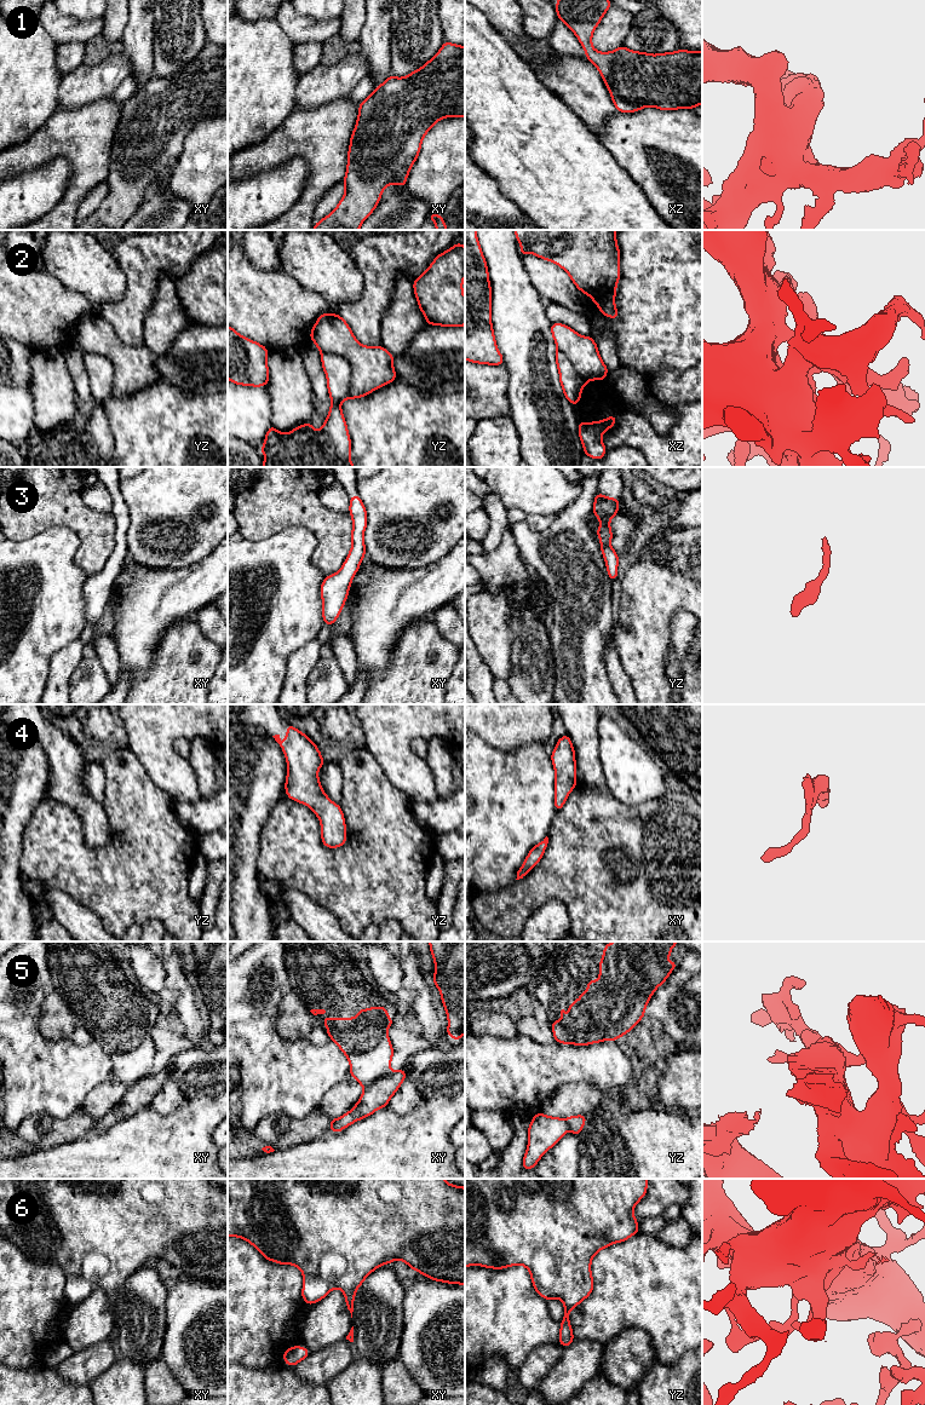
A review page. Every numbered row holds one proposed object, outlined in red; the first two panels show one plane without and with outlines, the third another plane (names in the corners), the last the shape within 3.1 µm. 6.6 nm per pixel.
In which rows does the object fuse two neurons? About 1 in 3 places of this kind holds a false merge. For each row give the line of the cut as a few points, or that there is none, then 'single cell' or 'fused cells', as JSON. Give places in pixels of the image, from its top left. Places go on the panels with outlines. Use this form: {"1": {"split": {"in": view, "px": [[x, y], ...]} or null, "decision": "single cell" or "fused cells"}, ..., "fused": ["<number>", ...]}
{"1": {"split": null, "decision": "single cell"}, "2": {"split": null, "decision": "single cell"}, "3": {"split": null, "decision": "single cell"}, "4": {"split": null, "decision": "single cell"}, "5": {"split": null, "decision": "single cell"}, "6": {"split": null, "decision": "single cell"}, "fused": []}

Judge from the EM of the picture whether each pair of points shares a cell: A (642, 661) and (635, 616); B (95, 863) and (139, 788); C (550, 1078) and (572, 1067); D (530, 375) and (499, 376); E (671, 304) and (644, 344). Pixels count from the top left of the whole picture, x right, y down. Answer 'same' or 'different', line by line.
A: same
B: same
C: same
D: different
E: same

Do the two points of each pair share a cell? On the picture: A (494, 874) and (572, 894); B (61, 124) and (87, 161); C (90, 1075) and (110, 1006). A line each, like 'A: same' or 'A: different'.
A: different
B: same
C: different

